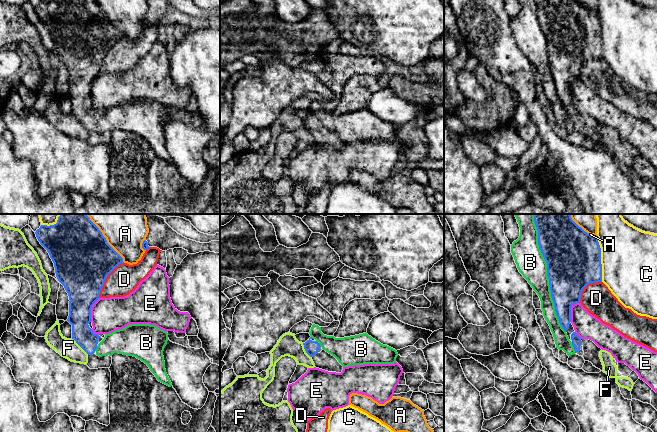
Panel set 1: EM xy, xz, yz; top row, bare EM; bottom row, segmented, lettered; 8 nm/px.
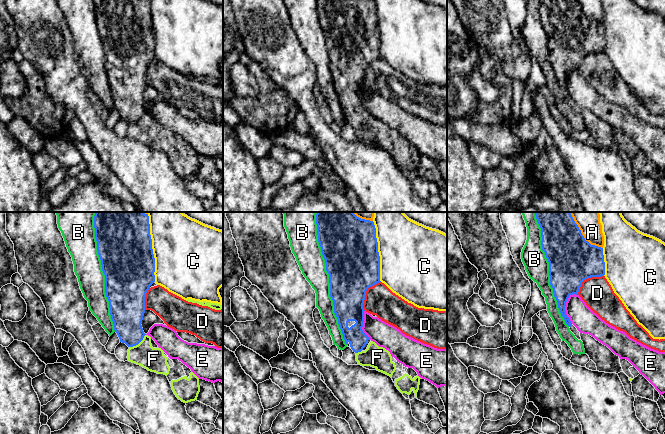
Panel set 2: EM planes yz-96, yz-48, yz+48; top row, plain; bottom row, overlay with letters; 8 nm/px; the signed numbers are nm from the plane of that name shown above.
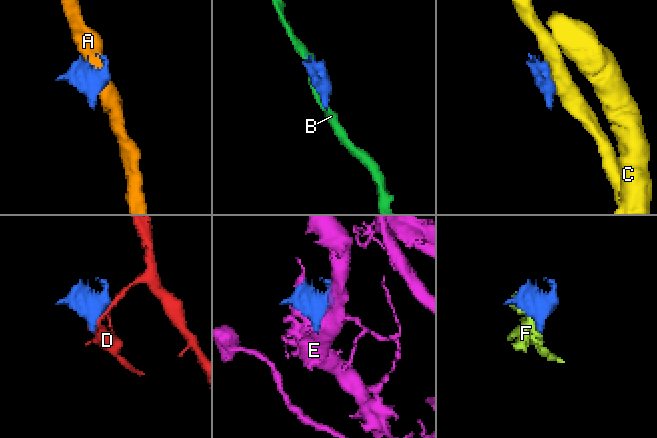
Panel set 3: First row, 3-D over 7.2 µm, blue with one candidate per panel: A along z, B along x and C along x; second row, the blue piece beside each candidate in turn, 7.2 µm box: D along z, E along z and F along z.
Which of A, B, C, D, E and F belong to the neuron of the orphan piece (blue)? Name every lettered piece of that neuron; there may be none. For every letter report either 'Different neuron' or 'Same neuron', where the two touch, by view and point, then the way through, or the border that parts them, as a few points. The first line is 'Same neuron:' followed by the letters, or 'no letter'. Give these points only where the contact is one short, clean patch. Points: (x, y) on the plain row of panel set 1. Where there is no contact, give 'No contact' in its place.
Same neuron: no letter
A: Different neuron. Touches blue at xy (107, 19)
B: Different neuron. Touches blue at yz (548, 54)
C: Different neuron. Touches blue at yz (600, 34)
D: Different neuron. Touches blue at xy (105, 55)
E: Different neuron. Touches blue at yz (570, 86)
F: Different neuron. Touches blue at xy (80, 122)

